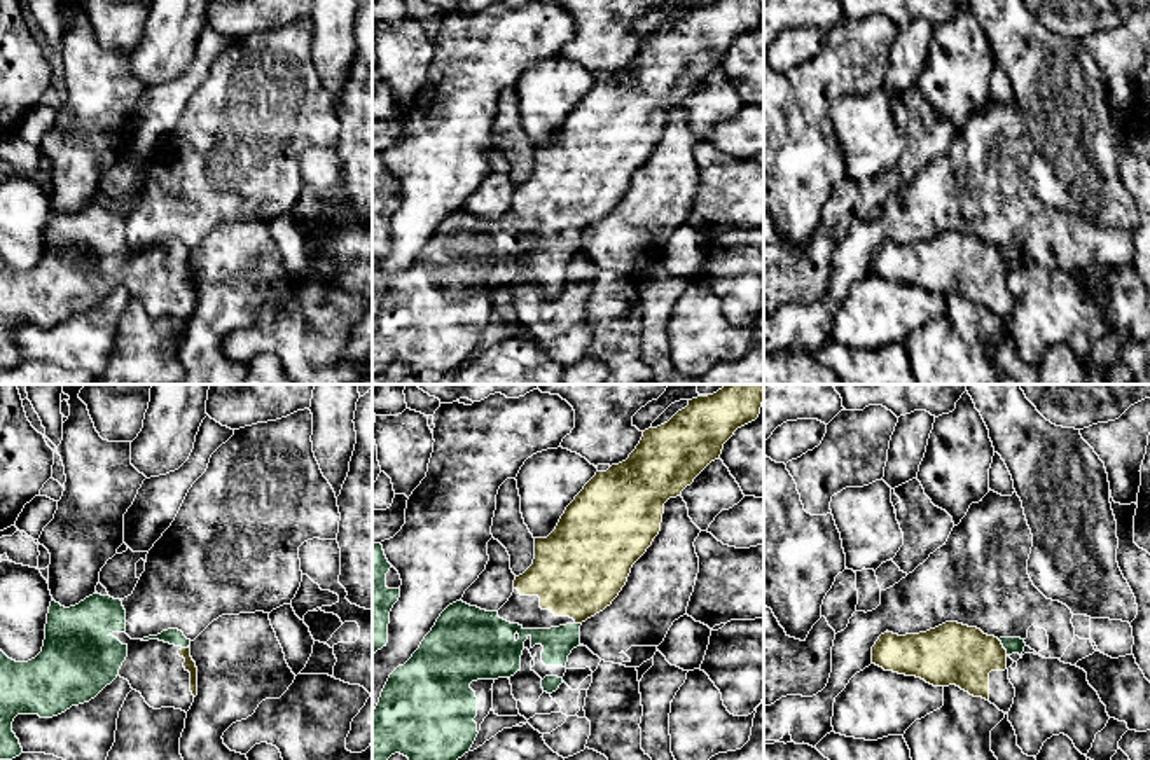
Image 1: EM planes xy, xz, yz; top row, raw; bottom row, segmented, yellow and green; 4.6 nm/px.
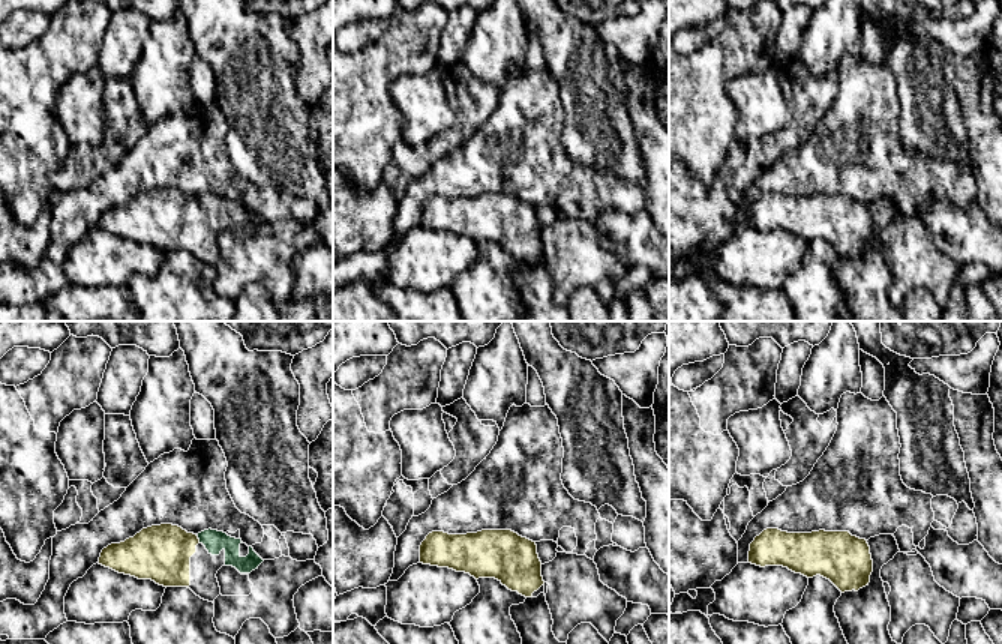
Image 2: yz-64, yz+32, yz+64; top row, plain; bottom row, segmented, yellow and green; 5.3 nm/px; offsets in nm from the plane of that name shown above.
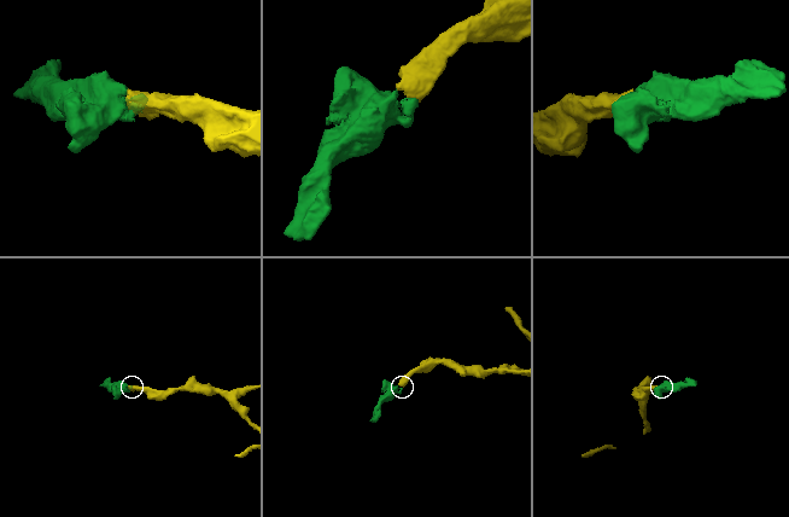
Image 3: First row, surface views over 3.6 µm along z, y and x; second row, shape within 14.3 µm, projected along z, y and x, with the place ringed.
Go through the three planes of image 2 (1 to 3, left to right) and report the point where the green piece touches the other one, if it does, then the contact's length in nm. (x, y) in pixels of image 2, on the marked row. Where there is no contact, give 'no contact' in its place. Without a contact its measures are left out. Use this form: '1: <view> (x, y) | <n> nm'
1: yz-64 (198, 539) | 50 nm
2: no contact
3: no contact

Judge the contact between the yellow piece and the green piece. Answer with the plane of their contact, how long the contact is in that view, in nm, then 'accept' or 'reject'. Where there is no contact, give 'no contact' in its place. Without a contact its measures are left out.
meets yellow in yz; contact 80 nm long; accept

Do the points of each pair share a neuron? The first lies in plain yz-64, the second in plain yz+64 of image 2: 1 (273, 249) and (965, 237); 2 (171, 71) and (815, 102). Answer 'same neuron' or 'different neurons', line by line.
1: different neurons
2: different neurons

